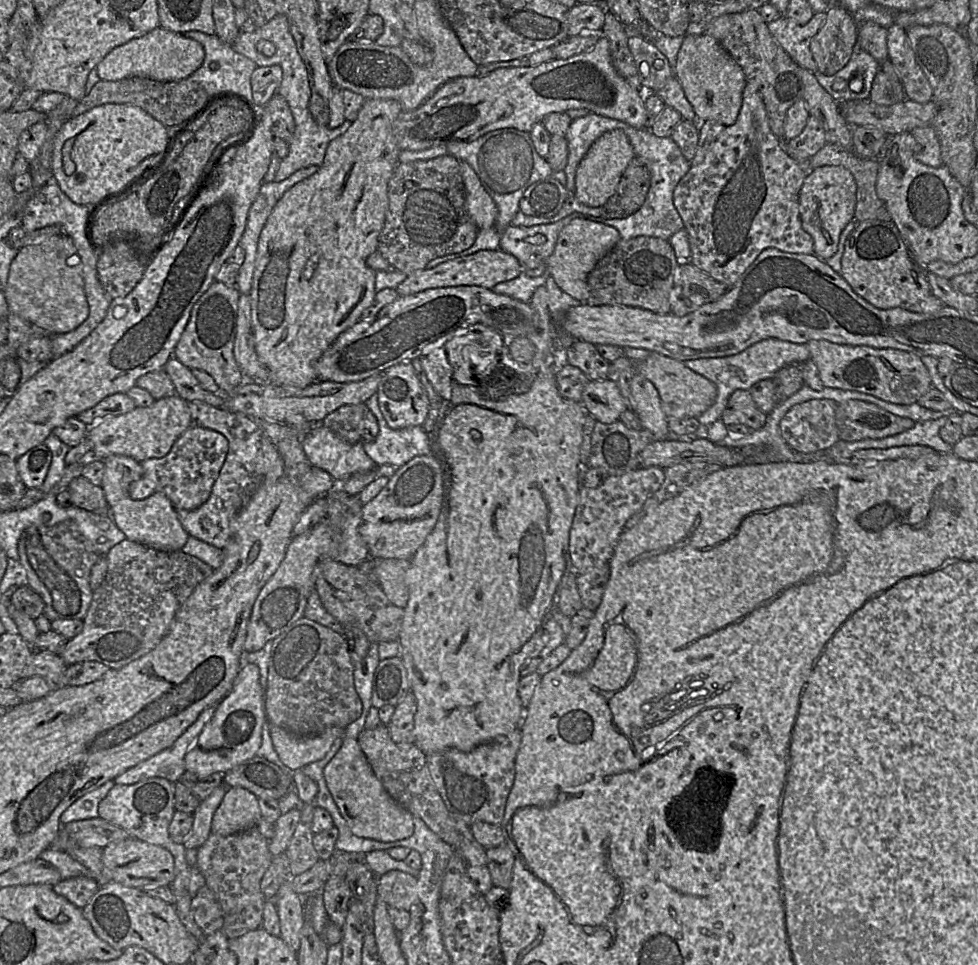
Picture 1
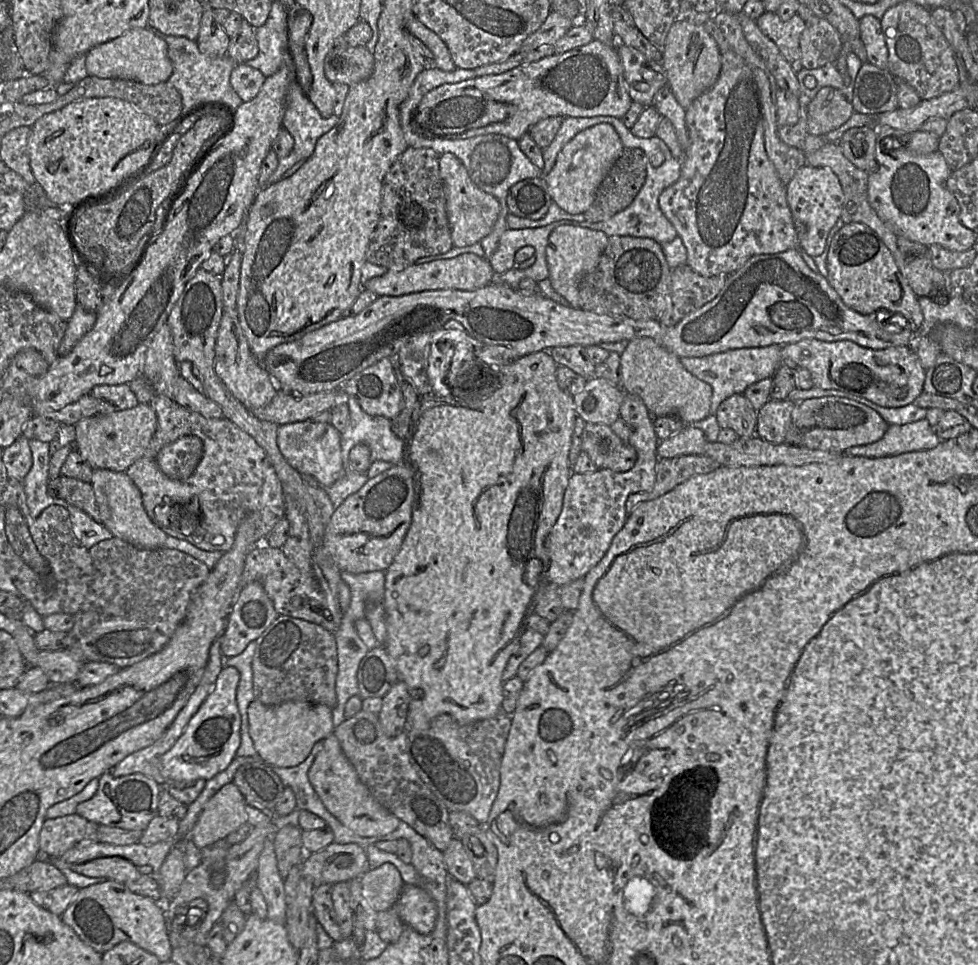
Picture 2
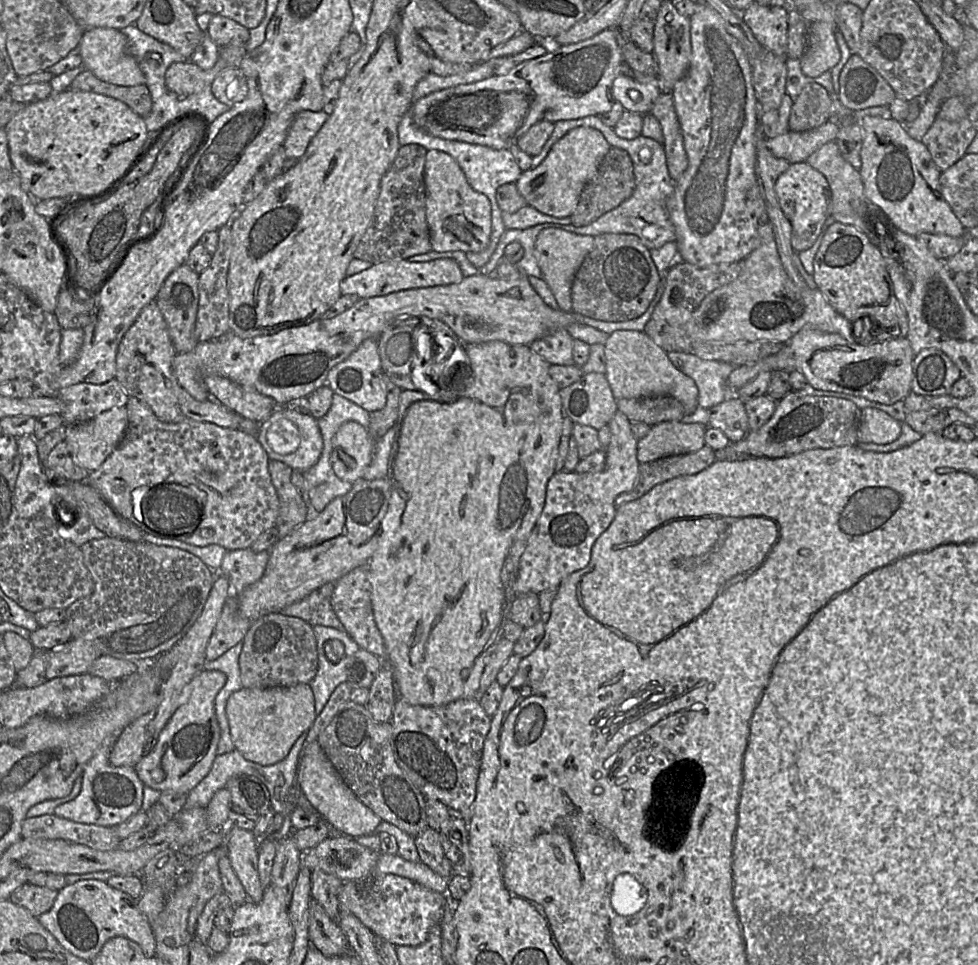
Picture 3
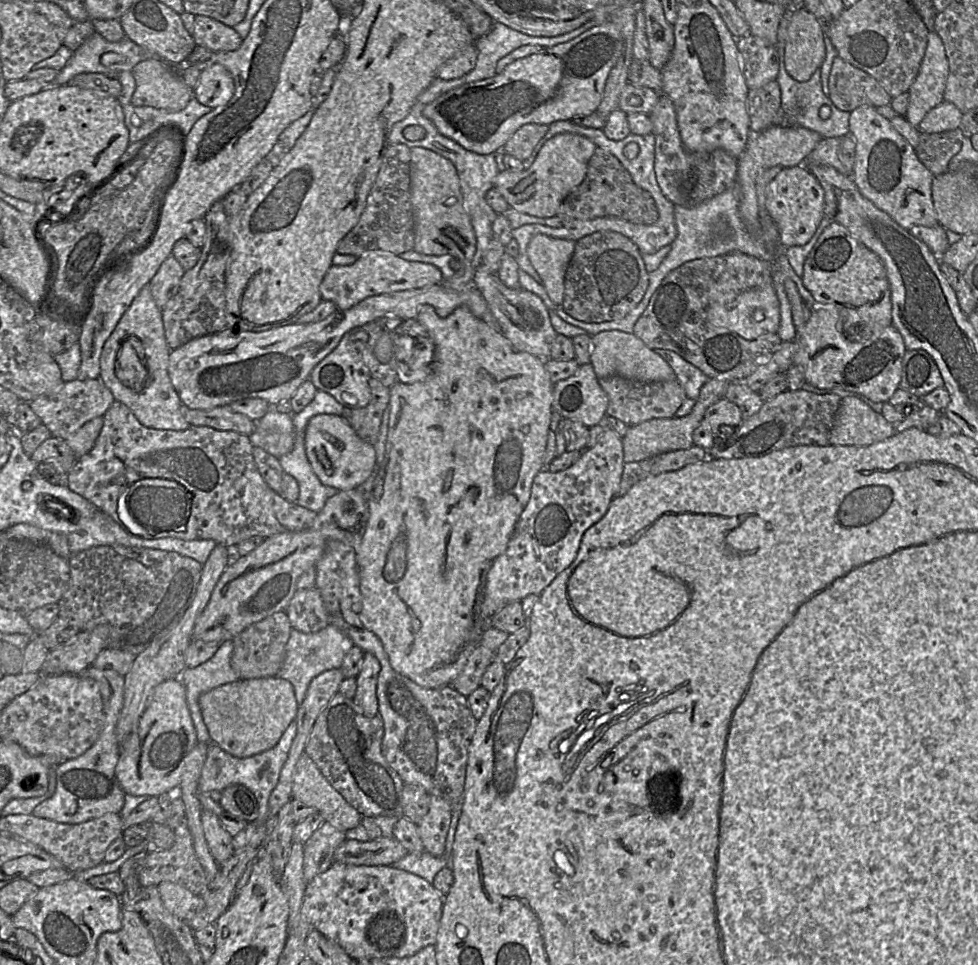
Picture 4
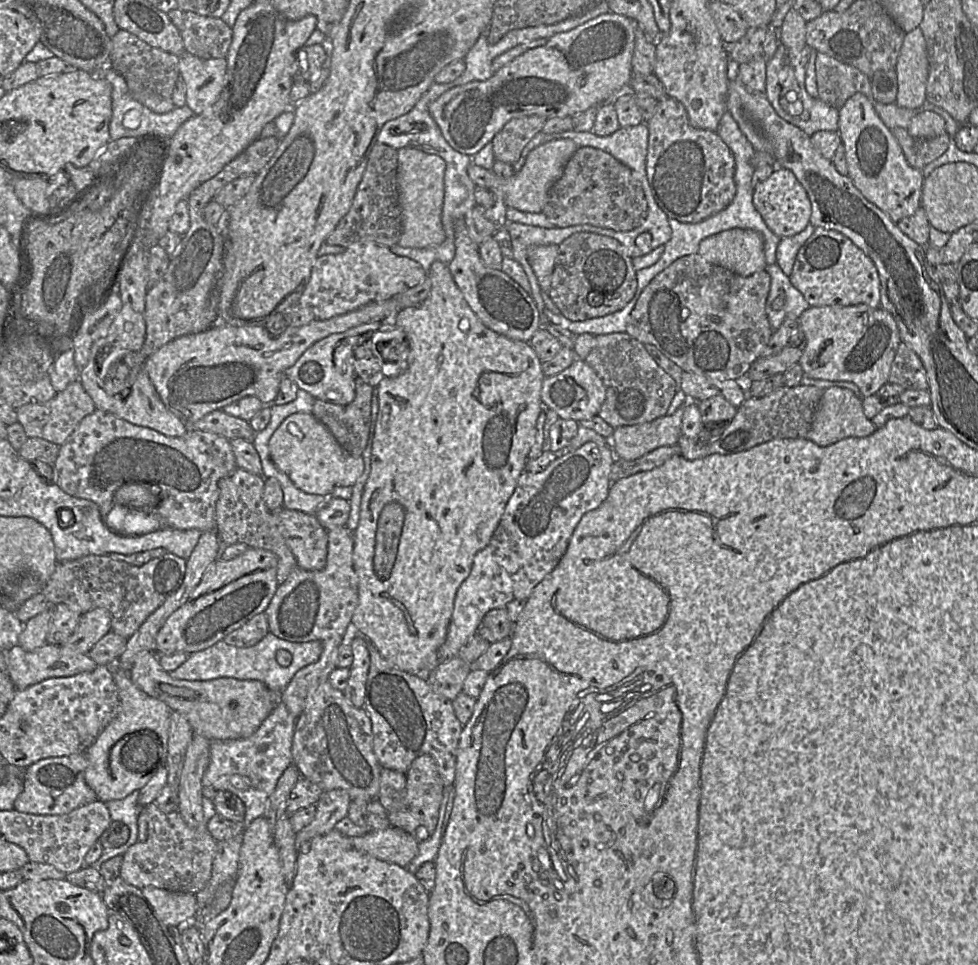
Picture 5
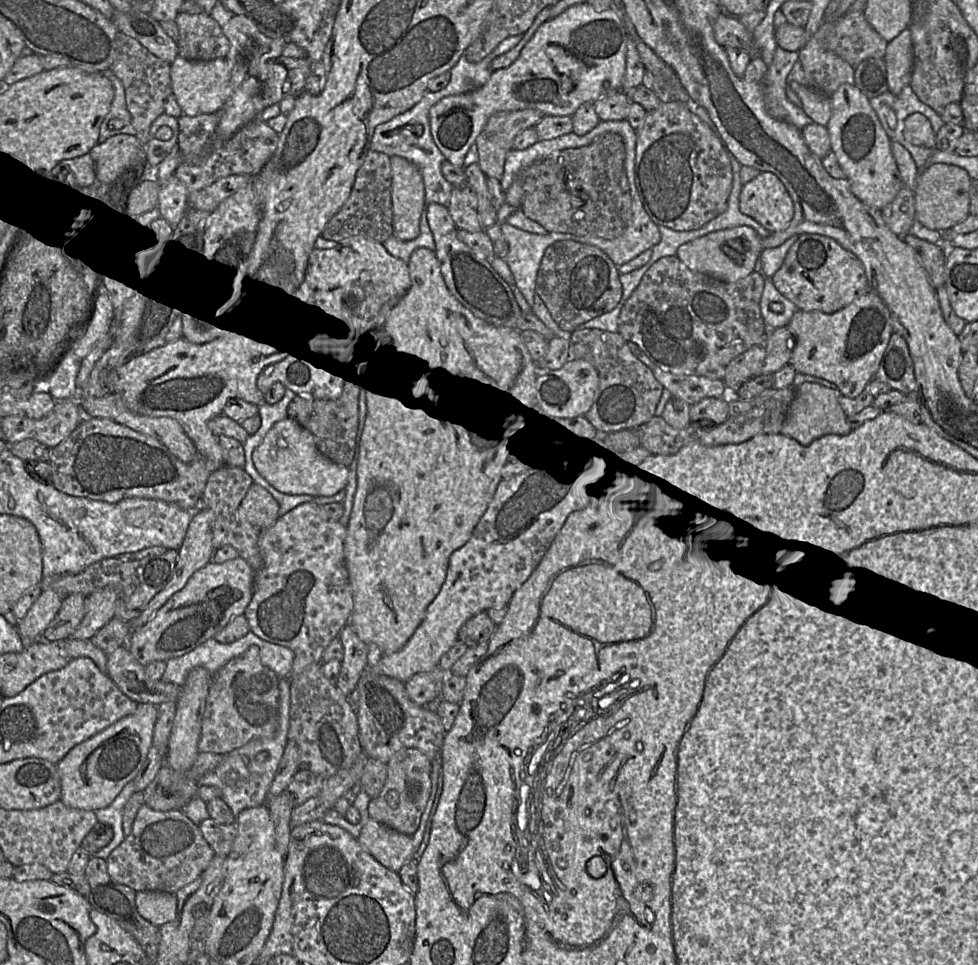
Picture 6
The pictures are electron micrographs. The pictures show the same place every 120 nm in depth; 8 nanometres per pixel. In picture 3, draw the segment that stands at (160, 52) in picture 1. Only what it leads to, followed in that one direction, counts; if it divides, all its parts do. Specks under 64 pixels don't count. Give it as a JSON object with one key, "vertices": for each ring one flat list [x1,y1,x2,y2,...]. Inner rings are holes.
{"vertices":[[112,28,85,29,78,49,85,69,91,71,102,81,120,86,145,84,145,76,136,58,127,51,127,38,121,30]]}

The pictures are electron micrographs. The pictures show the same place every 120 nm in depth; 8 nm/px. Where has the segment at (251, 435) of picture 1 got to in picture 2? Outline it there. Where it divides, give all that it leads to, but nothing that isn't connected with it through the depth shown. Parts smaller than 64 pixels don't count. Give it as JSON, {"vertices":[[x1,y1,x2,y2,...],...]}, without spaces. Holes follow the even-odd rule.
{"vertices":[[155,395,149,405,157,416,157,428,144,455,125,472,140,490,143,506,152,522,168,536,190,542,206,551,229,551,235,541,241,523,248,529,248,543,261,545,265,537,285,514,285,495,282,483,264,449,249,434,231,420,206,418,188,410,173,399],[183,436,196,436,203,442,203,455,193,474,186,480,175,480,166,476,158,467,156,457,166,445]]}

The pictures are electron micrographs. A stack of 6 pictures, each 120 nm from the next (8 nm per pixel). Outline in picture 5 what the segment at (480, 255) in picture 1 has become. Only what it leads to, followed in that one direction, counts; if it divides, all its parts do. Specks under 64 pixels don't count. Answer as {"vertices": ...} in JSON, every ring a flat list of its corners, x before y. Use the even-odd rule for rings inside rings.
{"vertices":[[358,241,349,245,342,253,317,257,298,305,309,307,316,320,327,320,370,302,391,299,426,279,427,271,416,261,397,256,388,247,375,242]]}

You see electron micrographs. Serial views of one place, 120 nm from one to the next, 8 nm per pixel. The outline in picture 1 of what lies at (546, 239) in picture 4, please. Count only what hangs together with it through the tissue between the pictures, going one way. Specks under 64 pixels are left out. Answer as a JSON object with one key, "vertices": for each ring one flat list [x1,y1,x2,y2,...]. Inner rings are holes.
{"vertices":[[574,219,557,238,554,251,547,261,551,277,562,291,585,304,588,296,587,277,596,264,621,240,615,228,584,219]]}

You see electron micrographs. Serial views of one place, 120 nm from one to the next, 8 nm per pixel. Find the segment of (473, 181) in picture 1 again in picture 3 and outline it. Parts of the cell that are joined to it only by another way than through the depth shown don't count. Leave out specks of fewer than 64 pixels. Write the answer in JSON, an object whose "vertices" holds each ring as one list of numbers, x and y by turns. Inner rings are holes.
{"vertices":[[428,150,424,168,426,188,426,218,430,230,432,251,482,252,489,246,492,220,490,200,475,191,466,176,449,154]]}

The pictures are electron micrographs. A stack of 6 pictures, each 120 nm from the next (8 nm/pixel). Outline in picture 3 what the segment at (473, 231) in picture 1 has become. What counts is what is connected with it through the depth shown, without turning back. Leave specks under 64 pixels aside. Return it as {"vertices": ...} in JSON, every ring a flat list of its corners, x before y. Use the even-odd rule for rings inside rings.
{"vertices":[[418,144,399,148,395,160,381,179,373,219,354,252,355,259,377,264,432,251,424,182,427,151]]}

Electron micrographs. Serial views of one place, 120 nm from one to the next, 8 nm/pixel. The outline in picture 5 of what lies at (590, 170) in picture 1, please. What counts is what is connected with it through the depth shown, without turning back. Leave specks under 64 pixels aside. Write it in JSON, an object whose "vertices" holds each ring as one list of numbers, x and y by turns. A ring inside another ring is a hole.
{"vertices":[[559,139,544,143,531,151,522,169,510,178,496,175,492,169,471,164,468,176,476,186,489,189,497,198,502,198,508,208,522,212,541,213,547,201,548,193,562,176,565,165,579,147,570,139]]}

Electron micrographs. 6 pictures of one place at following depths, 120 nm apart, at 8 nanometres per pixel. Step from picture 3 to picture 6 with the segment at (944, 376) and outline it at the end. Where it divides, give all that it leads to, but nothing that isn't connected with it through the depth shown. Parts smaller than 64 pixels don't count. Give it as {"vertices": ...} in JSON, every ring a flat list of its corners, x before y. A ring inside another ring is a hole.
{"vertices":[[893,332,875,377,893,390,905,395,917,395,918,384,914,364,905,339]]}

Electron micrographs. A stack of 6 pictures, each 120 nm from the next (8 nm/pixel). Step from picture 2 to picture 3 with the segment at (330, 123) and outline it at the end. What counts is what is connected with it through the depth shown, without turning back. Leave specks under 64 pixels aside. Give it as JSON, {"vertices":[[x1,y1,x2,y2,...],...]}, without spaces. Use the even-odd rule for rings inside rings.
{"vertices":[[304,110,299,112,292,122,286,139,282,144,286,159,300,159,306,152,311,140,329,118,324,111,313,112]]}

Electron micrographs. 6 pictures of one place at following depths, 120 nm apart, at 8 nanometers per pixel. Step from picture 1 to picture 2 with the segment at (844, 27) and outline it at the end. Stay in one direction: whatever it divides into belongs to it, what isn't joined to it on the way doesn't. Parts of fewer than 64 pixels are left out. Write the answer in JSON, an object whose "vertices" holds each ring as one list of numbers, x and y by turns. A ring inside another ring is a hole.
{"vertices":[[808,19,800,38,801,65,817,69,835,64,842,50,839,32,827,20]]}

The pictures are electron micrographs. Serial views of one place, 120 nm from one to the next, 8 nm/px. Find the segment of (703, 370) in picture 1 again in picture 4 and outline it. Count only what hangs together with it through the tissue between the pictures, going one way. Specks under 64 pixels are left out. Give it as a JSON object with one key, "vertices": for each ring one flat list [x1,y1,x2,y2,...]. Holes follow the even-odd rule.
{"vertices":[[655,350,673,369,676,380,684,389,687,398,696,400,709,378,697,367,669,350]]}

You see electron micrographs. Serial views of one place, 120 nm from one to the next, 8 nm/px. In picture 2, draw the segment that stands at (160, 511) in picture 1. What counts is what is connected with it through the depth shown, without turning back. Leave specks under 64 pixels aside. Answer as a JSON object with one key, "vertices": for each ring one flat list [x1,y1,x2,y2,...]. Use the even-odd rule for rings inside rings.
{"vertices":[[96,469,91,484,99,507,101,523,115,537,143,549,164,547,168,535,149,518,143,506,140,490,125,471]]}

